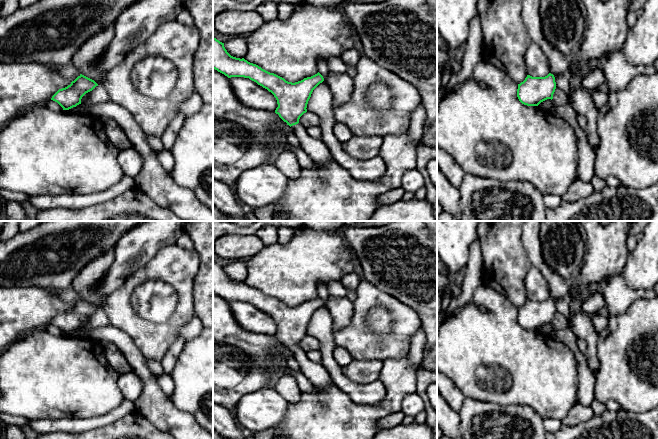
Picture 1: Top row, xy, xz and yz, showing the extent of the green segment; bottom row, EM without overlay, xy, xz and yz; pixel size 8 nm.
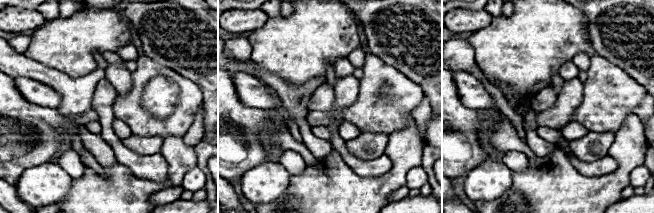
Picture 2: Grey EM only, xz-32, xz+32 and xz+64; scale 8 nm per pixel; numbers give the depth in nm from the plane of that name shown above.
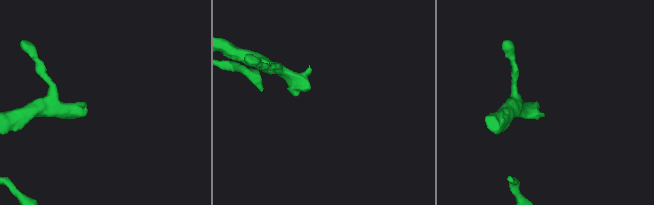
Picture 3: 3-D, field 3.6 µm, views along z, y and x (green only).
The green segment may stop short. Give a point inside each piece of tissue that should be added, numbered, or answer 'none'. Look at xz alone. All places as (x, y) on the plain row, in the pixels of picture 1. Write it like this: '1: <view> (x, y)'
1: xz (316, 373)

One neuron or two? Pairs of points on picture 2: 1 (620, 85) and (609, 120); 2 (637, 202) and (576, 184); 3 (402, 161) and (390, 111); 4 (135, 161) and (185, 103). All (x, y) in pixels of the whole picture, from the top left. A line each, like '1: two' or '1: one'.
1: one
2: two
3: two
4: two

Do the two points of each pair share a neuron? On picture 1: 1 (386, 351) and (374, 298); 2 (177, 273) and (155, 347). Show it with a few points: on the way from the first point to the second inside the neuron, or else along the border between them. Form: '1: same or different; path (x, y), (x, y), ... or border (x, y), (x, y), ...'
1: same; path (372, 341), (361, 330), (361, 312)
2: same; path (183, 291), (183, 314), (169, 329)

